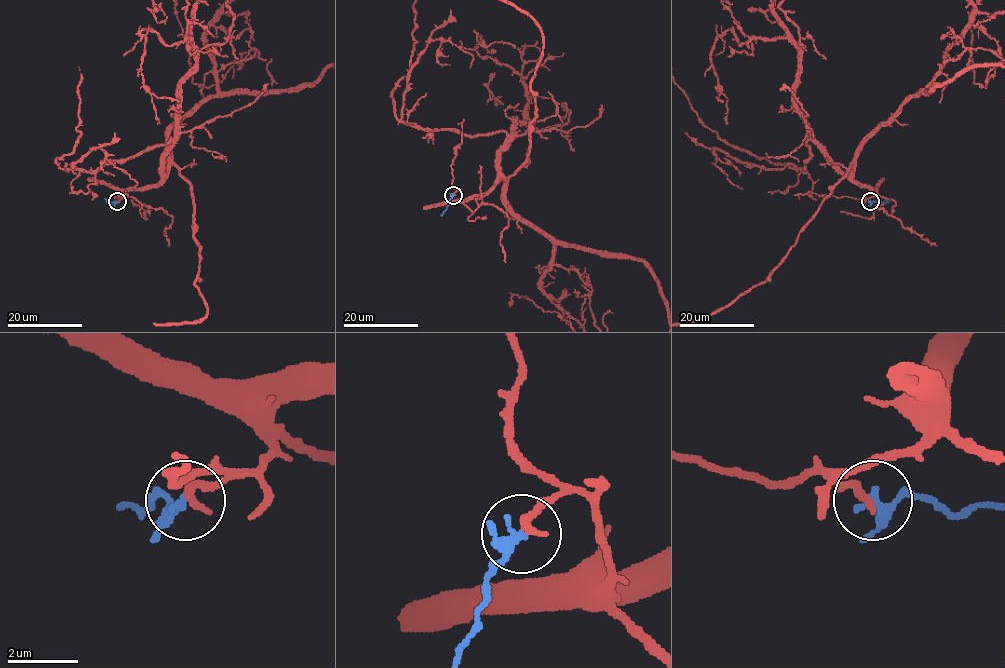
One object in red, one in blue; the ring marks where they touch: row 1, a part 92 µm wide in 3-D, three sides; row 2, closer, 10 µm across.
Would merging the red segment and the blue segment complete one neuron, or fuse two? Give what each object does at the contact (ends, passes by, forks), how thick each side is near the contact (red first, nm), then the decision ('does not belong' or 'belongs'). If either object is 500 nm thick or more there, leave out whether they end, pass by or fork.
red ends; blue passes by; calibres 240 and 280 nm; belongs

